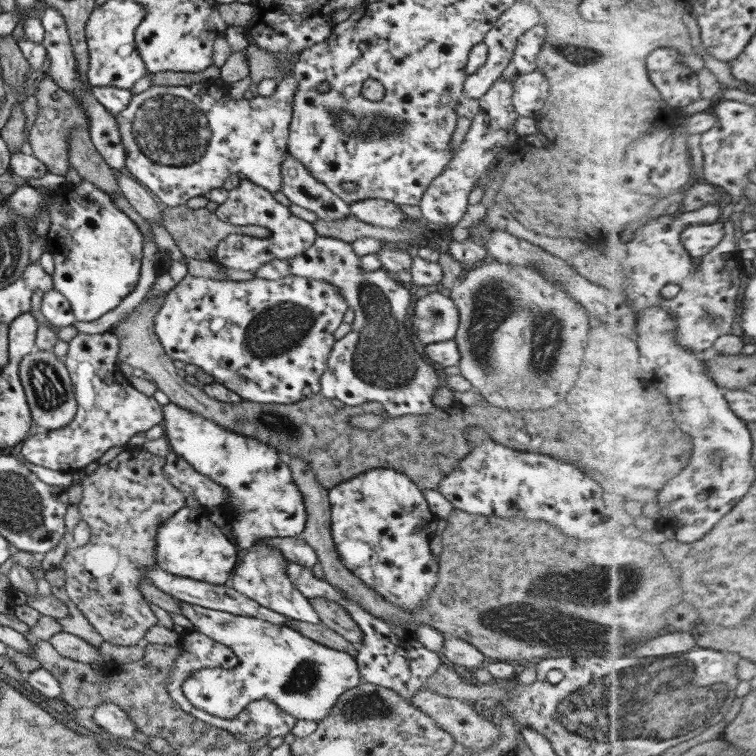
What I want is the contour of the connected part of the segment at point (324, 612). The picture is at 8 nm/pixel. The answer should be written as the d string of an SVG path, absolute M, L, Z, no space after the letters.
M326 597L313 598L309 601L321 622L328 628L335 630L346 640L357 645L363 641L362 629L342 605L328 600Z

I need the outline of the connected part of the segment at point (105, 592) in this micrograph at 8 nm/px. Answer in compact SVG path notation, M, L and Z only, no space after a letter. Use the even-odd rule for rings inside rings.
M129 447L108 464L100 465L81 480L82 500L79 512L82 521L91 529L90 539L84 546L74 546L65 553L58 567L65 574L65 589L69 599L101 634L104 641L118 646L134 646L144 642L144 634L158 621L148 601L142 597L139 586L145 582L143 568L157 567L156 537L158 529L185 507L187 493L178 490L163 471L166 457L154 456L141 447Z

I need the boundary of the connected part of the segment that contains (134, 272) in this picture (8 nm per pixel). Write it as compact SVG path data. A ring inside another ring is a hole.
M82 180L76 186L66 183L56 188L56 196L52 194L45 202L48 202L48 206L52 208L47 210L50 226L46 238L47 252L53 255L55 262L55 271L52 274L54 289L69 300L76 321L92 322L114 310L138 284L144 236L140 233L138 226L116 207L110 195L98 190L86 180Z

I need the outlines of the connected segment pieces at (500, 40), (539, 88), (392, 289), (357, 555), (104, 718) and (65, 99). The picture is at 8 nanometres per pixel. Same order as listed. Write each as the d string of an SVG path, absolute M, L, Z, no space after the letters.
M515 1L510 8L507 8L502 13L502 16L494 22L493 27L487 32L483 41L484 44L488 46L487 61L480 70L477 70L469 77L469 82L463 85L463 96L466 98L482 98L512 60L516 41L520 39L520 36L522 36L524 32L534 28L534 26L538 24L541 24L541 14L534 4Z
M537 68L513 81L512 102L519 116L533 117L542 111L549 97L549 82Z
M317 236L306 252L294 258L275 258L263 264L262 268L254 270L253 273L255 278L270 280L280 280L293 274L302 278L331 283L354 311L356 320L351 324L350 332L334 343L328 357L326 370L320 378L320 394L324 398L335 398L351 407L366 404L366 402L378 402L385 408L387 416L393 416L396 419L404 416L426 416L436 412L433 396L441 386L439 376L431 365L424 362L410 341L412 335L406 328L406 318L408 318L408 310L412 306L412 298L400 280L389 275L384 268L365 271L360 257L353 251L351 243L324 236Z
M379 468L367 470L334 485L328 490L328 496L331 535L343 565L392 604L404 607L407 611L417 611L435 589L440 563L430 551L431 538L418 536L432 520L437 520L430 512L423 490L407 474Z
M103 701L94 709L93 718L98 726L118 738L134 739L138 729L135 722L116 703Z
M51 76L44 78L35 92L39 111L28 133L28 151L43 162L48 171L65 177L70 166L67 134L74 127L88 127L89 120L81 109L79 100L76 100L71 92L60 88Z

